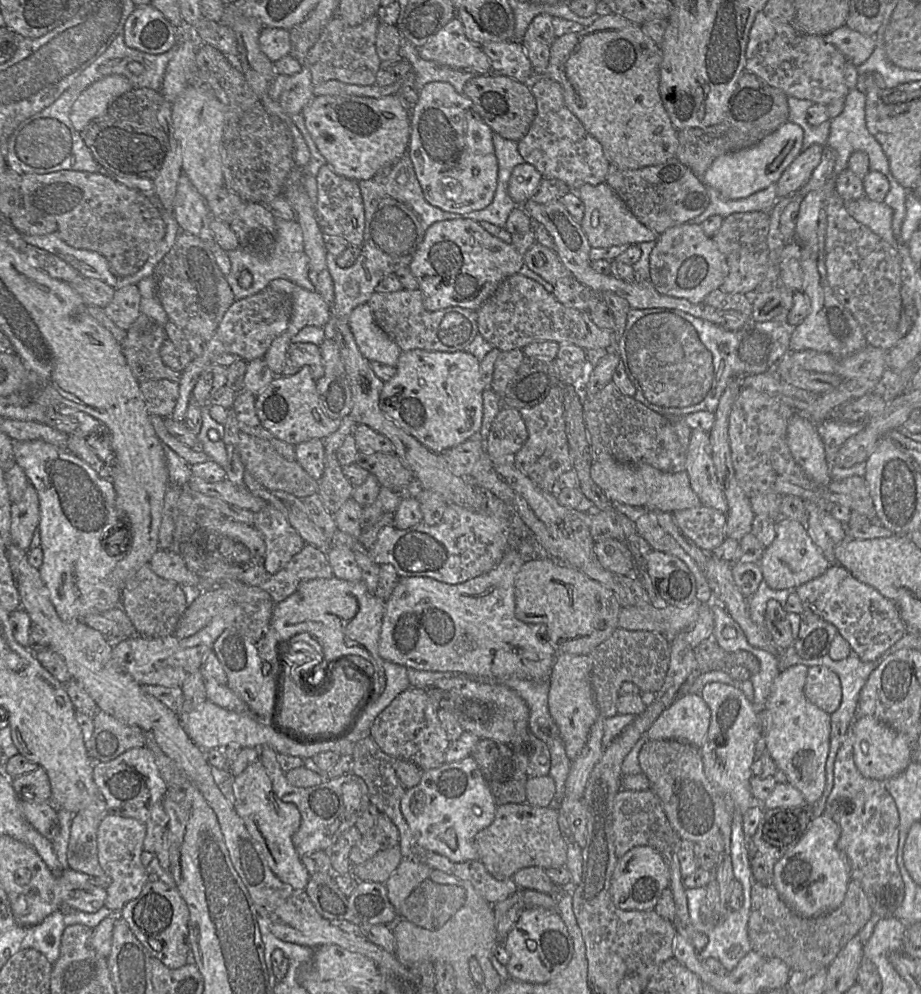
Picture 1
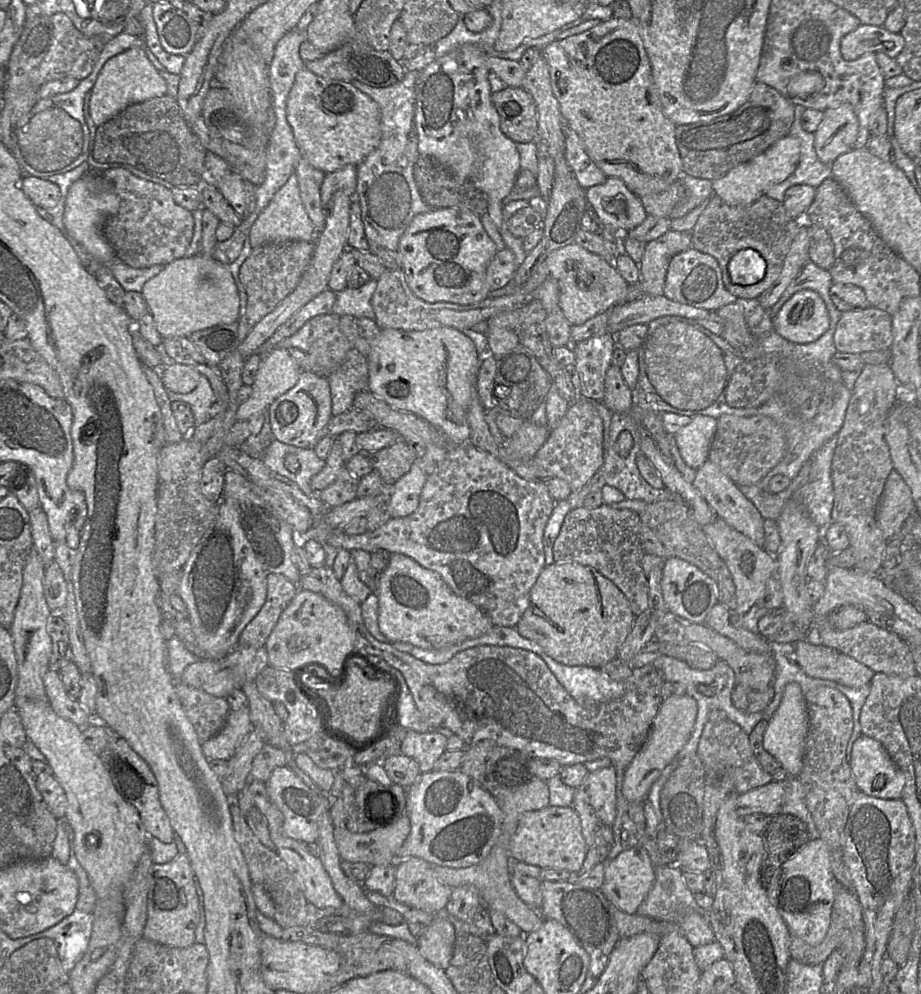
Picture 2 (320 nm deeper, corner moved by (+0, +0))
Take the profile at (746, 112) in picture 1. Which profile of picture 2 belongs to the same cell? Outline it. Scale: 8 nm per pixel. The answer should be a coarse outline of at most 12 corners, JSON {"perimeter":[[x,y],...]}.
{"perimeter":[[756,81],[735,112],[675,127],[683,174],[717,180],[788,135],[794,104]]}

